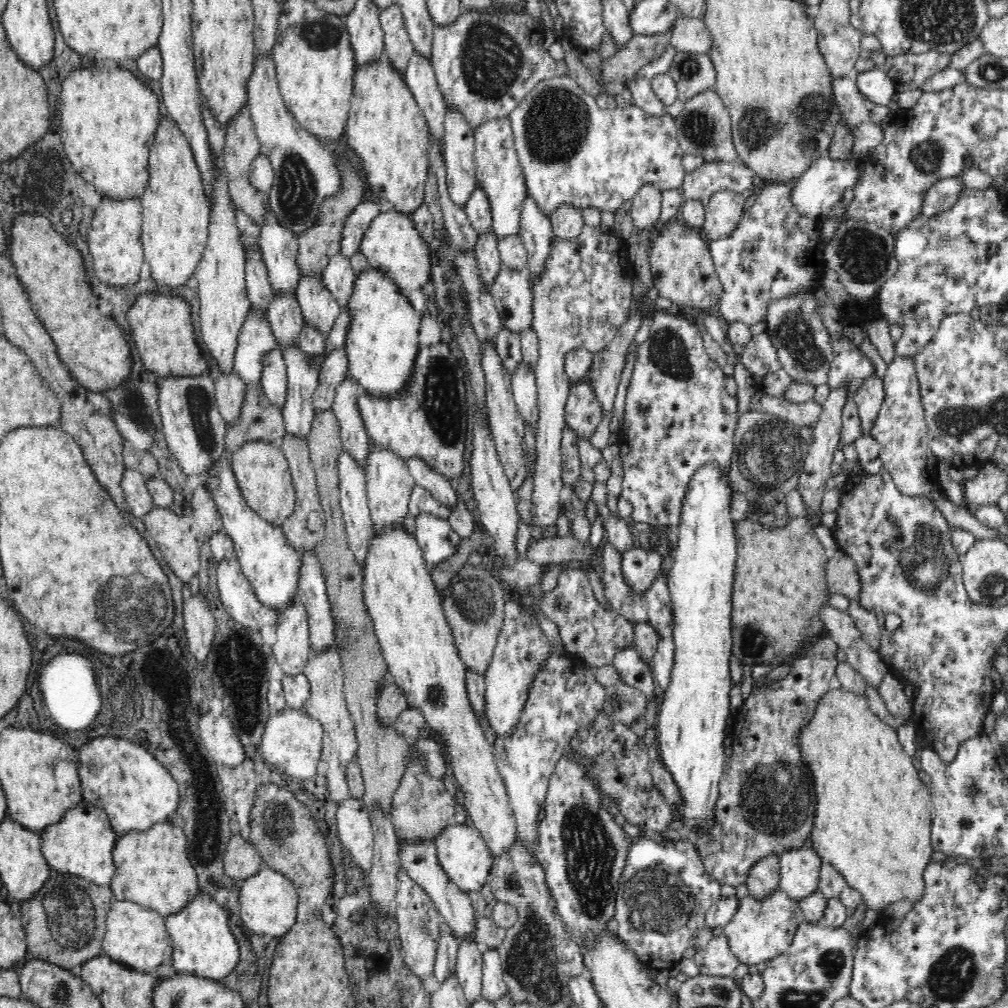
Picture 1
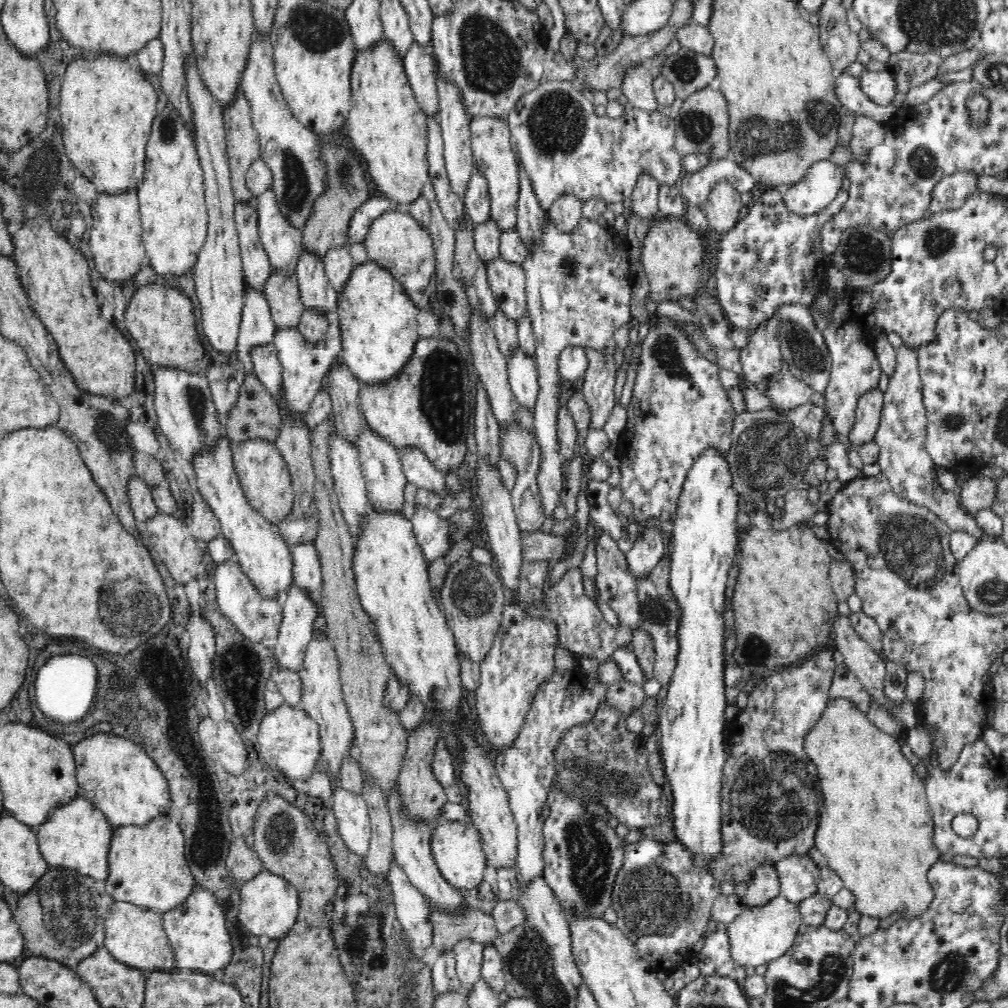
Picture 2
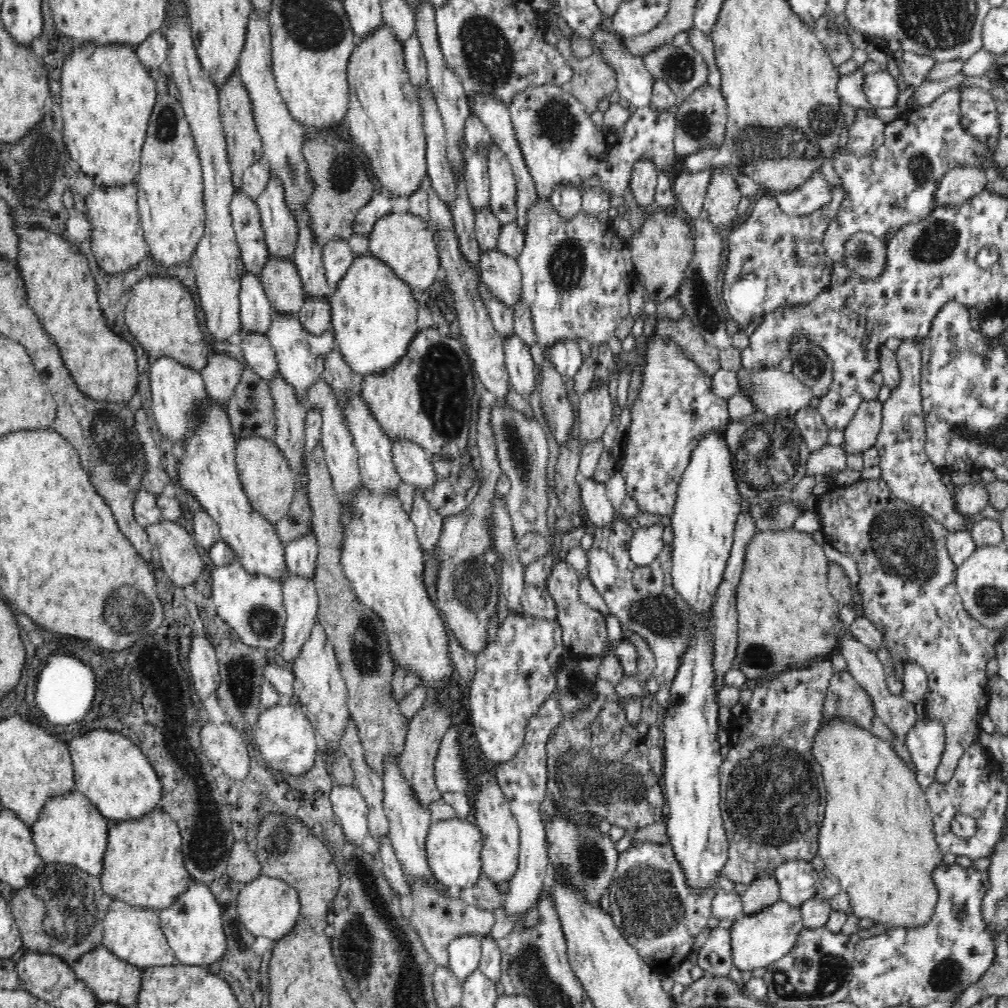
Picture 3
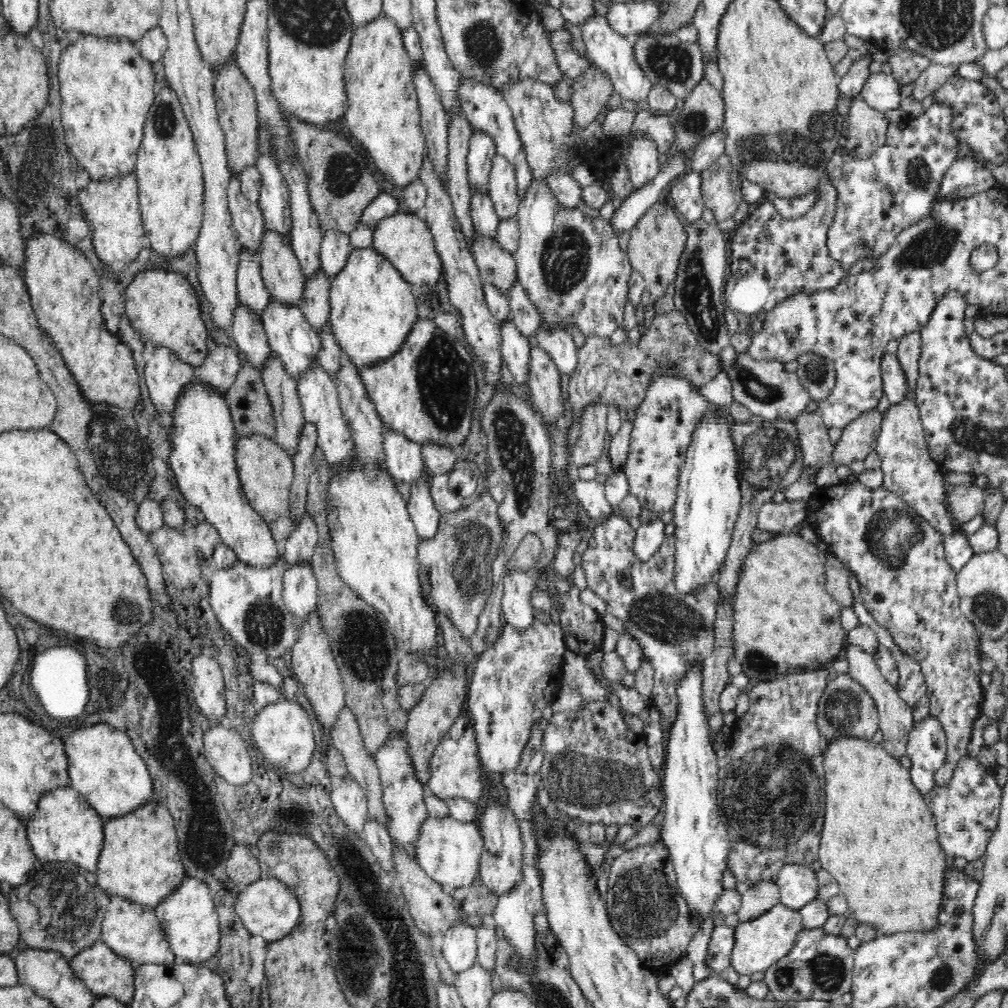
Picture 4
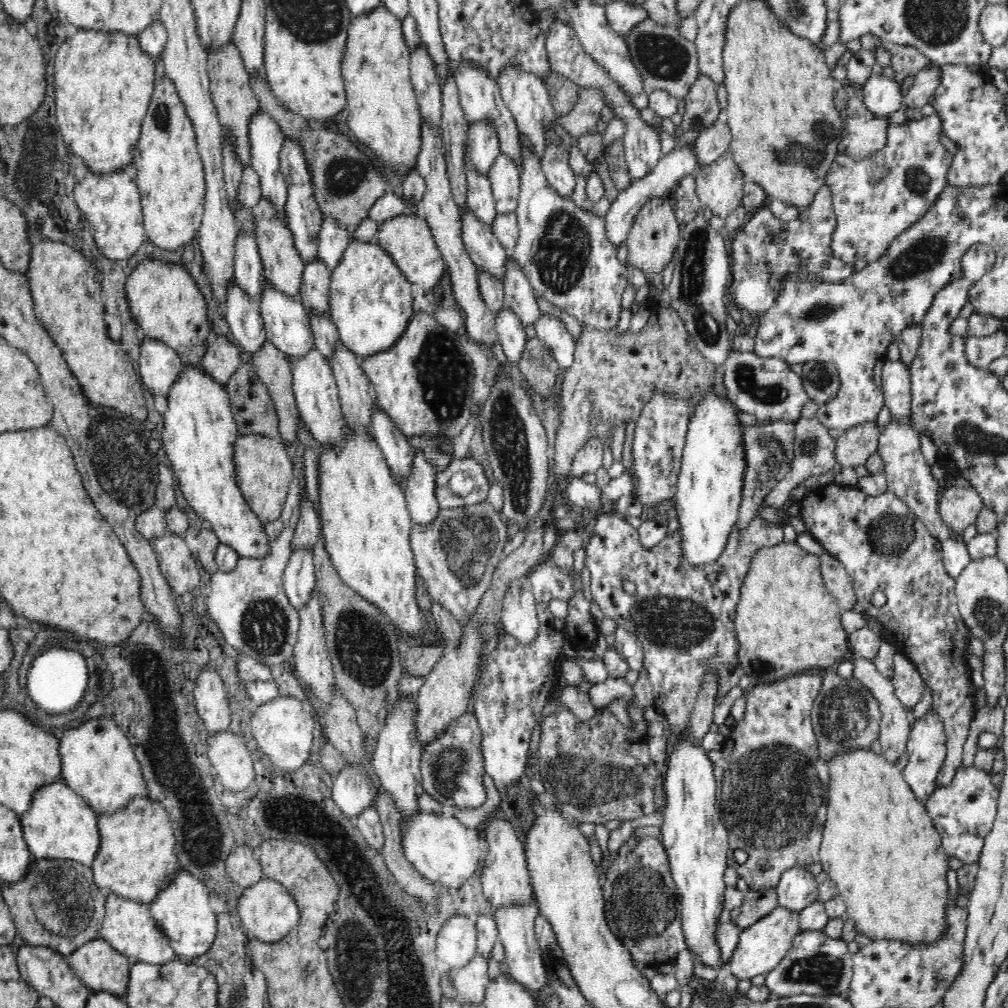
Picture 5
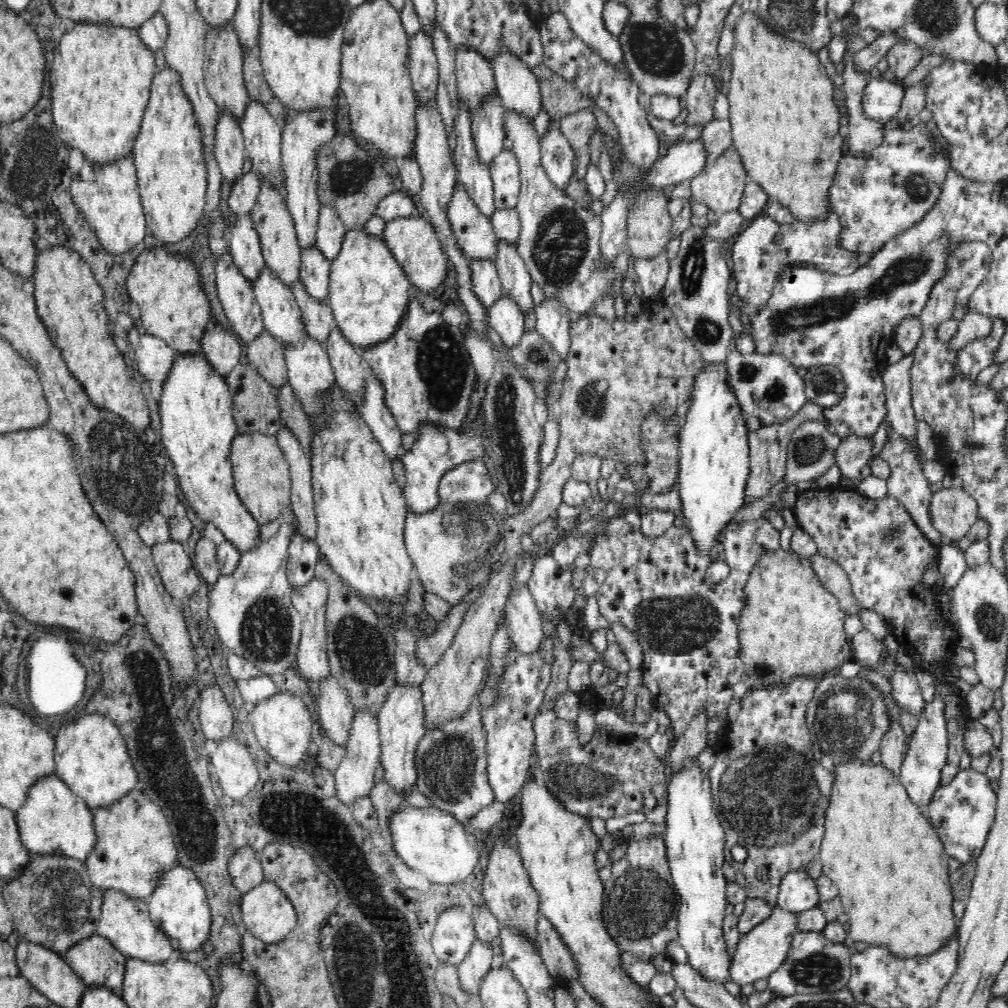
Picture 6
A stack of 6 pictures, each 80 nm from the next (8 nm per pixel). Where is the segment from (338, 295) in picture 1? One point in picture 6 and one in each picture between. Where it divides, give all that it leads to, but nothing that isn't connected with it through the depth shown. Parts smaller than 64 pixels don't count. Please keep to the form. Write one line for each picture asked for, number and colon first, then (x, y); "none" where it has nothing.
2: (339, 265)
3: (337, 256)
4: (335, 246)
5: (332, 239)
6: (330, 232)

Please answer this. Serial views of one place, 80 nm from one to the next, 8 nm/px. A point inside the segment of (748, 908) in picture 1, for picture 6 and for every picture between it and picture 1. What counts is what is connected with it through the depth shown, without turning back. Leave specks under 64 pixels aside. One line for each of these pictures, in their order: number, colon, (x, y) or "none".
2: (758, 935)
3: (758, 940)
4: (759, 944)
5: (761, 946)
6: (760, 952)

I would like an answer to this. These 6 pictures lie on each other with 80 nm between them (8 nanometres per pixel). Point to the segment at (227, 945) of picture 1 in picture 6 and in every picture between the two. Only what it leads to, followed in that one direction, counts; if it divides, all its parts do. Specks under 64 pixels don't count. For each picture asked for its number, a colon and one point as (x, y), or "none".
2: (197, 931)
3: (192, 925)
4: (189, 918)
5: (183, 910)
6: (178, 905)

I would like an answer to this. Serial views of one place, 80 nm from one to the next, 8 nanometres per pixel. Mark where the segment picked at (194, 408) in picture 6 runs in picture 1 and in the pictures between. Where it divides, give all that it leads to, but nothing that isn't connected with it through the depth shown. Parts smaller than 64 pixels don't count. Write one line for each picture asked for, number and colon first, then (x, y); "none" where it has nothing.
1: (270, 563)
2: (260, 550)
3: (207, 470)
4: (203, 439)
5: (199, 430)

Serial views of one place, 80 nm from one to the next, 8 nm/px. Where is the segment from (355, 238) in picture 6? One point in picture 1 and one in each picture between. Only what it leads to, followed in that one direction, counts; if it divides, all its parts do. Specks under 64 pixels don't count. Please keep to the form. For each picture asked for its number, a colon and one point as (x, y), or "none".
1: (381, 344)
2: (377, 318)
3: (373, 315)
4: (373, 309)
5: (370, 301)

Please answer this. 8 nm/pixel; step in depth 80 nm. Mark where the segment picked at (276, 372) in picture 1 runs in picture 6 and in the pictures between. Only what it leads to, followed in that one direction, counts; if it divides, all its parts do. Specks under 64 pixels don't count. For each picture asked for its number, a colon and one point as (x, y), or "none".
2: (265, 364)
3: (259, 354)
4: (247, 330)
5: (243, 314)
6: (235, 293)

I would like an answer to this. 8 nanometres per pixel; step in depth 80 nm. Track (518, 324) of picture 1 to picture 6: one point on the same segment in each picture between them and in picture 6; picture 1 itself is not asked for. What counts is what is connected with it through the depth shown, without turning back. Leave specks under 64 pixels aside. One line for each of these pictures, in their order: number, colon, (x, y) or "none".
2: (506, 280)
3: (501, 273)
4: (497, 266)
5: (485, 250)
6: (474, 231)

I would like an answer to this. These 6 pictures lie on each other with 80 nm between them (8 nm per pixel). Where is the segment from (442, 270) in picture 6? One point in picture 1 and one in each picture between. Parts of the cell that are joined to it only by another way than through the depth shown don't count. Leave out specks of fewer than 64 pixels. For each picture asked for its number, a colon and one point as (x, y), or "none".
1: (392, 244)
2: (396, 241)
3: (403, 241)
4: (405, 239)
5: (407, 238)

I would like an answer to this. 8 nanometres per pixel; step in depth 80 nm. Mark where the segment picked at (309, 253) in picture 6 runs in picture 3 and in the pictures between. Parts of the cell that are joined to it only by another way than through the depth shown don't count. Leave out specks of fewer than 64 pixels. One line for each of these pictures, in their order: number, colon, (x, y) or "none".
3: (315, 315)
4: (315, 304)
5: (314, 295)

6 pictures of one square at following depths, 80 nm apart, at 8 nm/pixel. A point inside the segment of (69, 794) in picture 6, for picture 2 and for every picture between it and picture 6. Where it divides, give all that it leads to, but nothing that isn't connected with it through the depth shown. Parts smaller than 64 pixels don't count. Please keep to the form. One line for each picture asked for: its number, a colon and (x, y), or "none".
2: (77, 835)
3: (70, 829)
4: (64, 827)
5: (59, 824)

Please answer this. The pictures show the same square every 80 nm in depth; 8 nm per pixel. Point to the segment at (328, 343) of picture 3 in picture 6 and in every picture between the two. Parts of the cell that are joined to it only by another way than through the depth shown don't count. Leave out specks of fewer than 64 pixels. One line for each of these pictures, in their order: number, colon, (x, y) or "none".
4: (291, 337)
5: (286, 323)
6: (281, 314)

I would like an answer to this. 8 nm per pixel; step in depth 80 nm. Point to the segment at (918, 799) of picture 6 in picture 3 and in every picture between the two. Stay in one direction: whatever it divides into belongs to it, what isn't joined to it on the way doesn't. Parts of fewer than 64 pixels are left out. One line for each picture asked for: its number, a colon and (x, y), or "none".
3: (925, 742)
4: (926, 747)
5: (926, 747)

